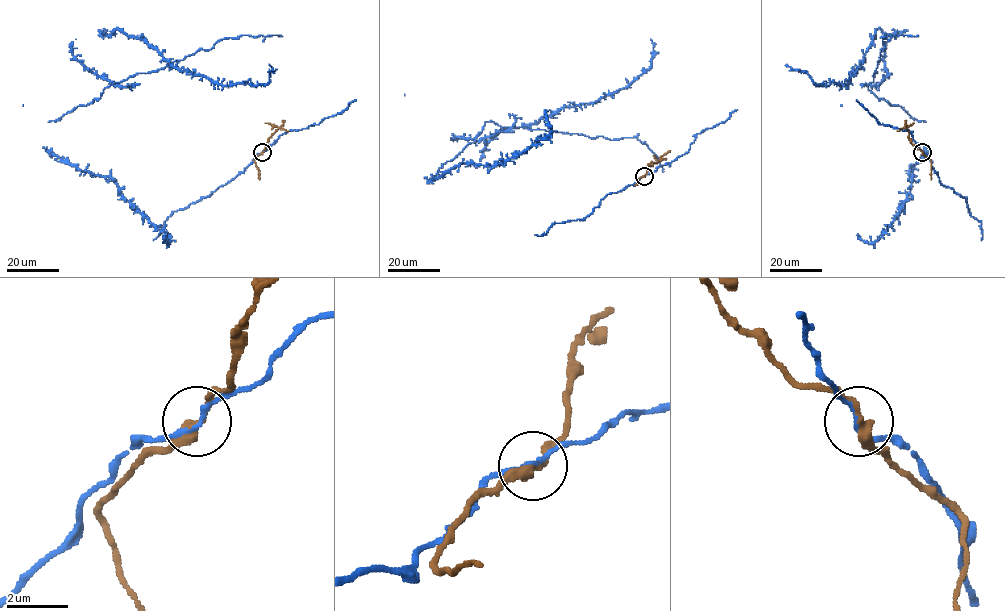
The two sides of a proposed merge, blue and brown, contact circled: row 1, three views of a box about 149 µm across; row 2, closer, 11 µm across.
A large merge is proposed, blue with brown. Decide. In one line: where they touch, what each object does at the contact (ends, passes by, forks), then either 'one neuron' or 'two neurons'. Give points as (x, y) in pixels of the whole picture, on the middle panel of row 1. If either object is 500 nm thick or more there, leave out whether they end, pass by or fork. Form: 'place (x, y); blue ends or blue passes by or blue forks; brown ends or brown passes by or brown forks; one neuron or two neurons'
place (644, 176); blue passes by; brown passes by; two neurons

